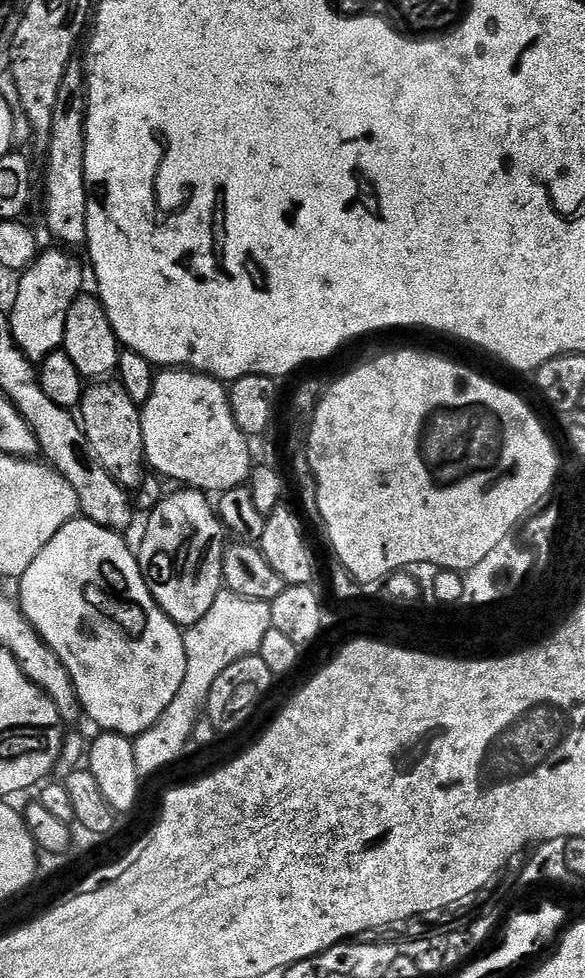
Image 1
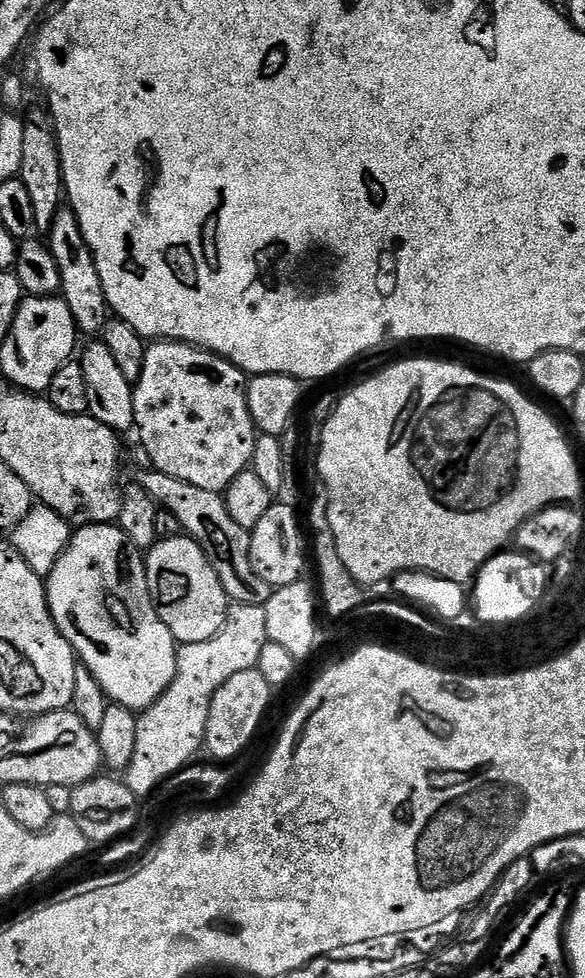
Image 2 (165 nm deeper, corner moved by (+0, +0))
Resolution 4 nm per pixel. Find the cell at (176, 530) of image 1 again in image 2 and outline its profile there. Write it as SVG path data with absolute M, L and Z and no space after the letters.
M187 534L157 539L147 549L144 569L158 618L166 622L166 630L170 630L177 645L206 642L206 638L214 638L214 634L222 630L230 601L214 566L200 549L198 541Z

